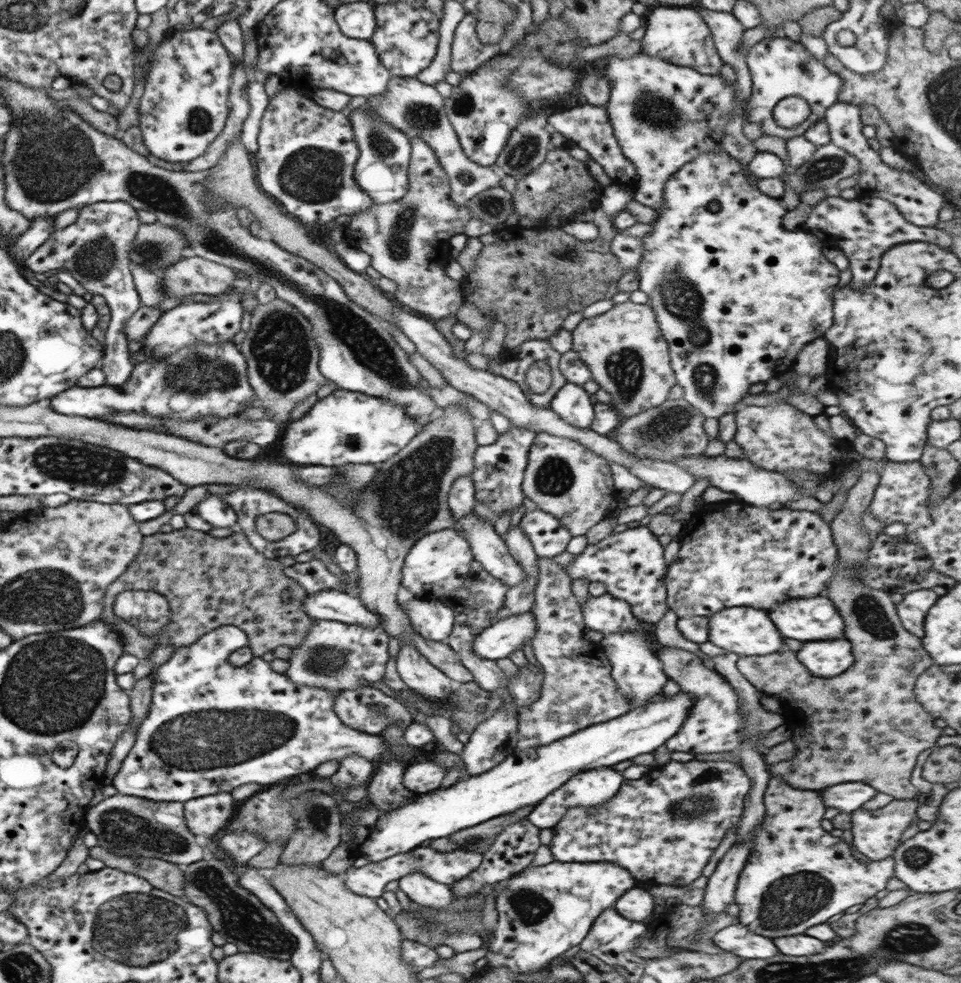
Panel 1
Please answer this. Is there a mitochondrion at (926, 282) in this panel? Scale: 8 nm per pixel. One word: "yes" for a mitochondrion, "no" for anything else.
no

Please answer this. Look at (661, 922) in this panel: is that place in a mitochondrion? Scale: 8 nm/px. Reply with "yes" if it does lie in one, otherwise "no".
no

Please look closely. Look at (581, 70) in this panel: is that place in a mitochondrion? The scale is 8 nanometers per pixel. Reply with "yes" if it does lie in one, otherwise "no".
no

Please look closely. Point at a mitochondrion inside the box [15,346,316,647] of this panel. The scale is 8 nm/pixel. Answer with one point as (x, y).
(81, 467)

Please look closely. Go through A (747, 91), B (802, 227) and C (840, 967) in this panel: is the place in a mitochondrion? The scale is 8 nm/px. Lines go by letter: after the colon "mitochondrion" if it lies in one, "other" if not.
A: other
B: other
C: mitochondrion

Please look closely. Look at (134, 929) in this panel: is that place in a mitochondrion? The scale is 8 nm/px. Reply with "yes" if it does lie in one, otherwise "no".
yes

